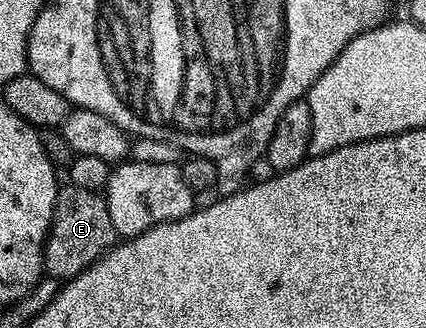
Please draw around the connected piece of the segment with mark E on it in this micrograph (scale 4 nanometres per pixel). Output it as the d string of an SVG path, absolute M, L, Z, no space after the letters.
M64 184L57 195L51 229L47 232L47 241L43 245L43 268L46 276L55 278L59 283L68 282L81 275L81 271L88 269L116 241L117 234L113 219L109 219L106 196L94 189Z

